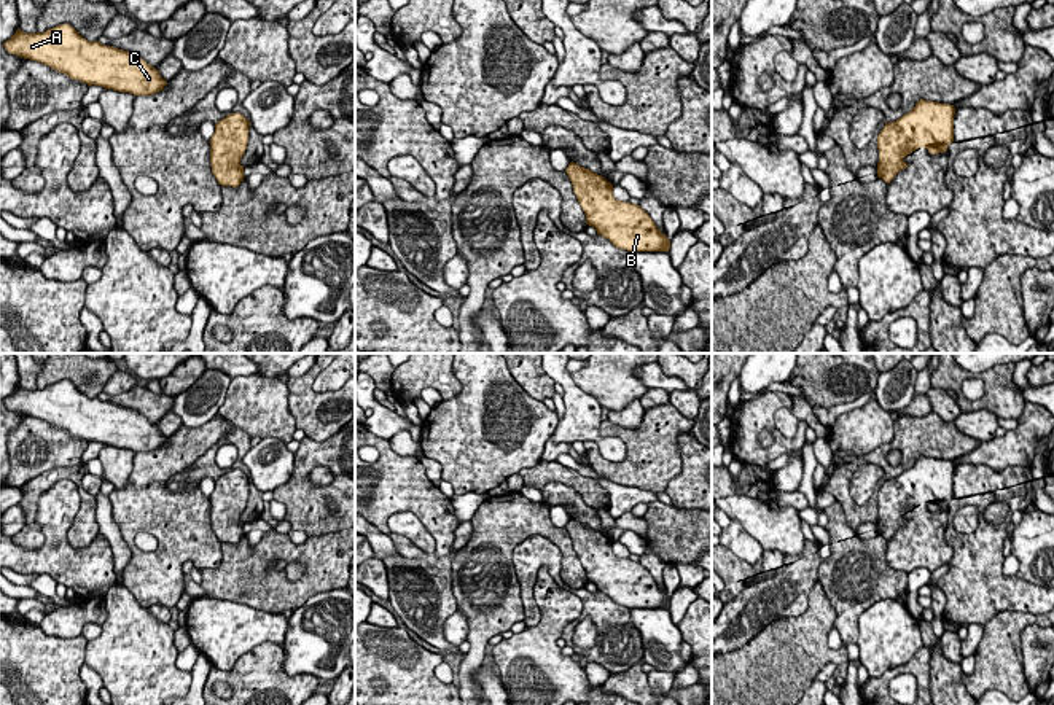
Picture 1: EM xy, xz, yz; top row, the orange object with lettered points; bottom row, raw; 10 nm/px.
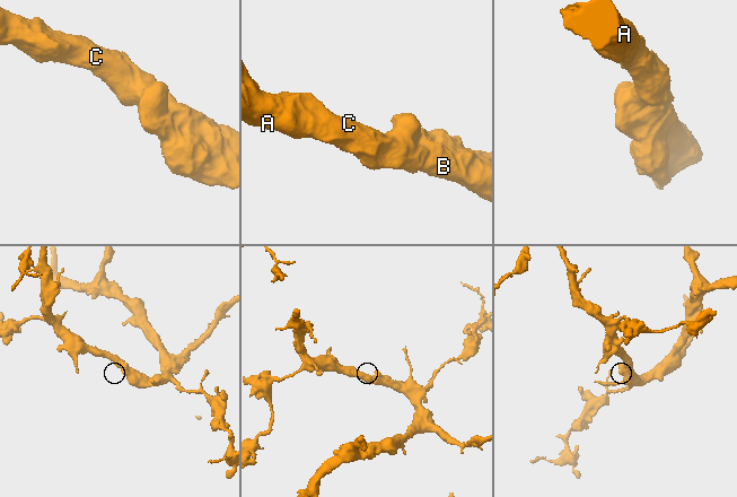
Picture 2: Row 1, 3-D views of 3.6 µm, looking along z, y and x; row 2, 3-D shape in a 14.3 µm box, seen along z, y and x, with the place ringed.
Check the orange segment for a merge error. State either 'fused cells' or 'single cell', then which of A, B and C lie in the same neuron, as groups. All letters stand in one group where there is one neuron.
single cell | A B C

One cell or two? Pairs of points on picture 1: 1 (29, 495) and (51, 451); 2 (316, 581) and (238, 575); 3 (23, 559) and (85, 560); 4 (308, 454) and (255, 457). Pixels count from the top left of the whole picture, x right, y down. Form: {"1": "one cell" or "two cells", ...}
{"1": "two cells", "2": "one cell", "3": "one cell", "4": "two cells"}

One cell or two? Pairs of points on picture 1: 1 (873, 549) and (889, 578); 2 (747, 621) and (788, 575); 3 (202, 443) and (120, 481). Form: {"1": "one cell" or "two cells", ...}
{"1": "one cell", "2": "one cell", "3": "two cells"}

